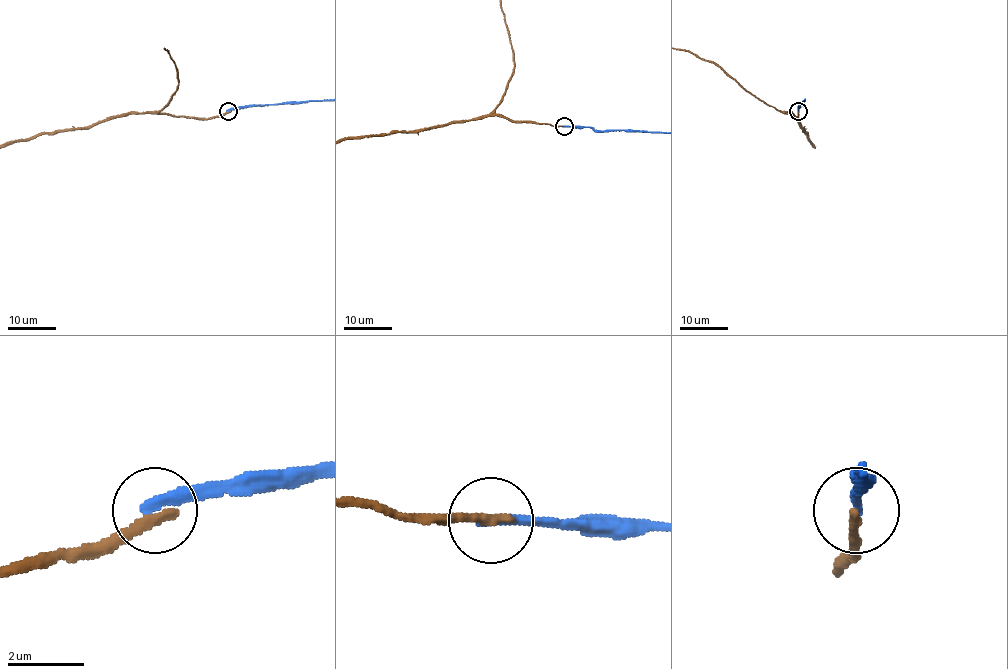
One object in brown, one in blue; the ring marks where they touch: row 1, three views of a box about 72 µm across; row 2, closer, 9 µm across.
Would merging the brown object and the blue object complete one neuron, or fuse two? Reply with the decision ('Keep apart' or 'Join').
Keep apart

